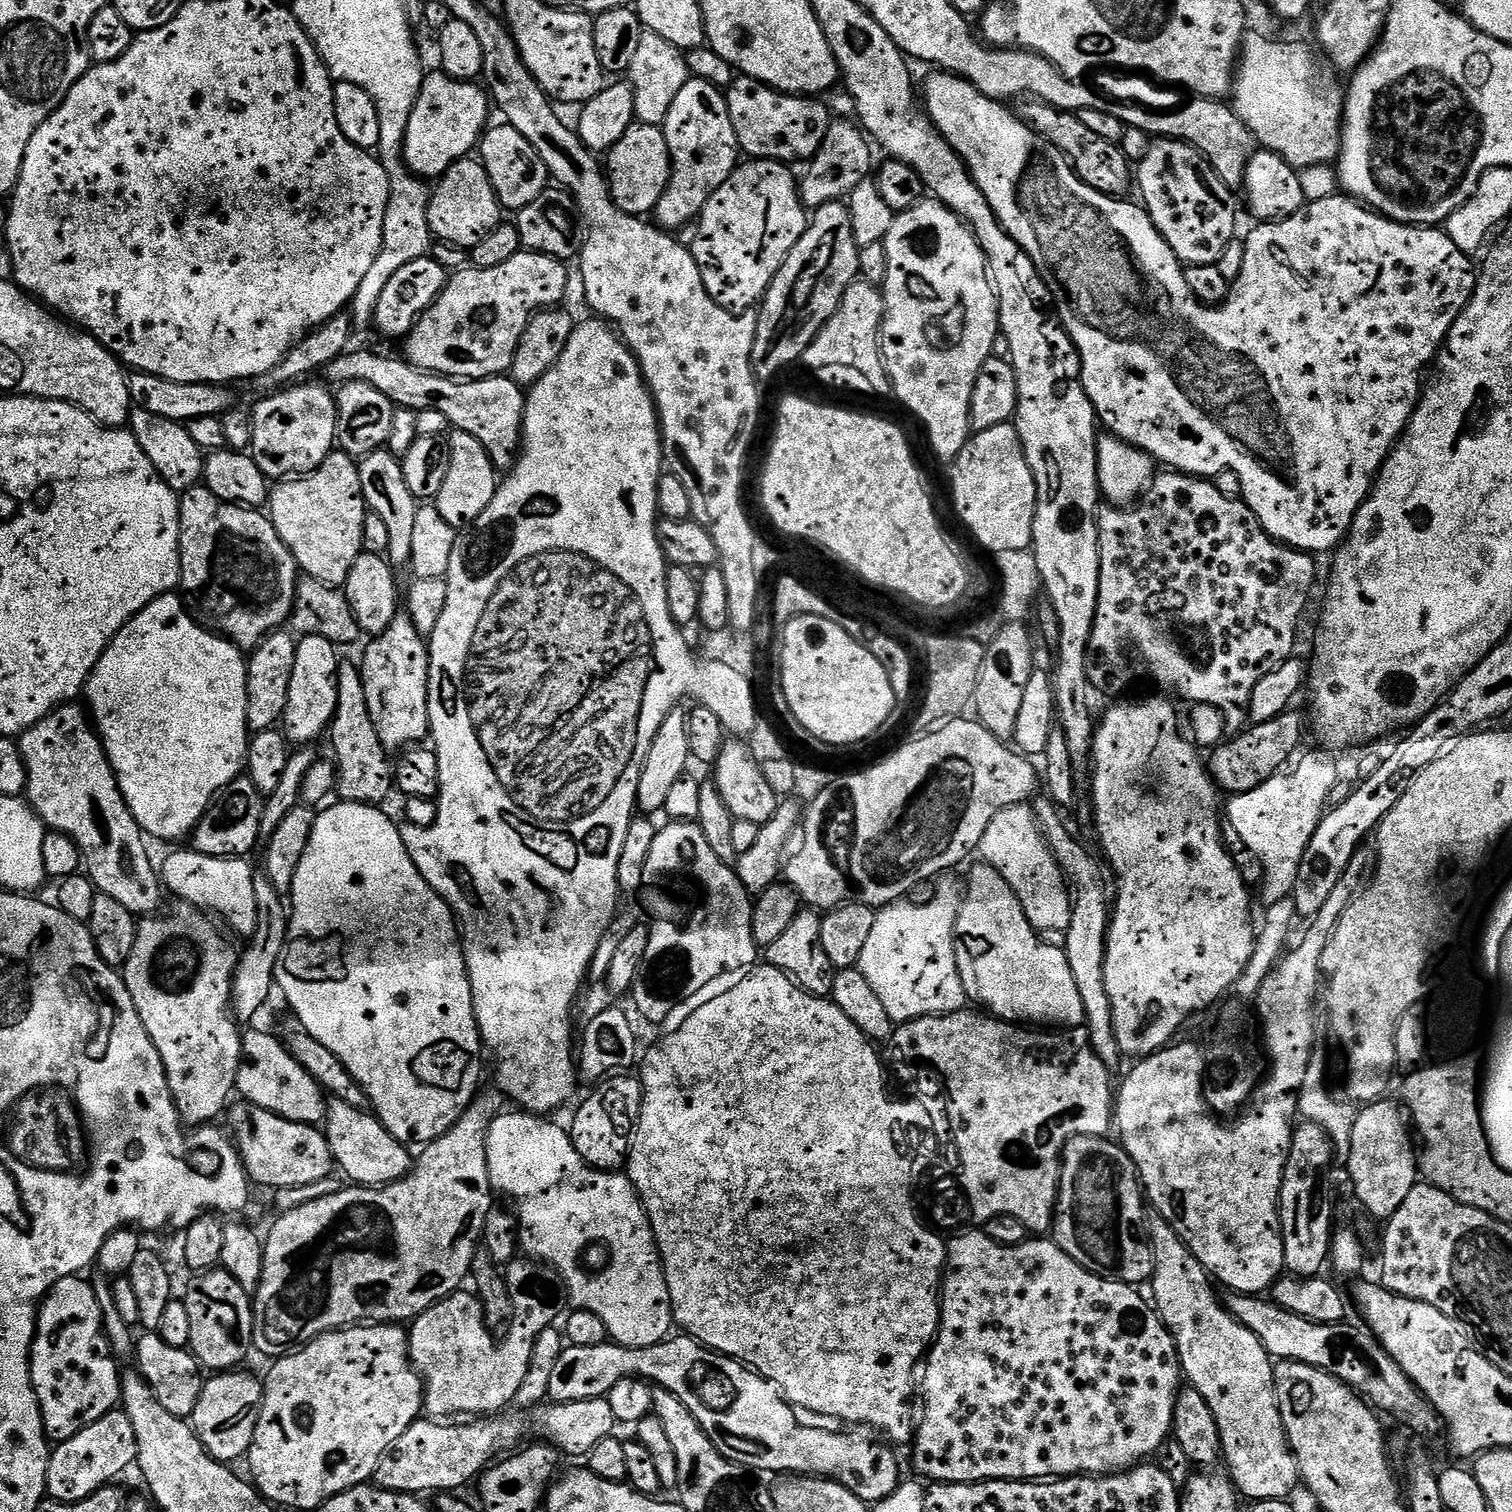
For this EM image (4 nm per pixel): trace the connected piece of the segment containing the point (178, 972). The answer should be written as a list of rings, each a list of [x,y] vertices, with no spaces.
[[[176,902],[176,905],[167,912],[161,911],[159,914],[148,914],[136,925],[136,937],[134,938],[134,950],[130,950],[130,958],[124,963],[122,975],[124,985],[130,990],[130,998],[134,1002],[134,1010],[138,1010],[138,1018],[142,1018],[142,1026],[146,1034],[154,1042],[158,1054],[162,1058],[164,1073],[168,1079],[168,1085],[172,1091],[172,1101],[176,1103],[176,1110],[180,1114],[180,1119],[188,1126],[208,1126],[216,1119],[225,1115],[230,1101],[236,1092],[236,1075],[240,1069],[240,1058],[242,1055],[242,1032],[234,1019],[232,1011],[232,979],[236,973],[236,962],[238,959],[238,948],[235,948],[222,933],[216,929],[217,921],[209,913],[195,908],[193,904]]]

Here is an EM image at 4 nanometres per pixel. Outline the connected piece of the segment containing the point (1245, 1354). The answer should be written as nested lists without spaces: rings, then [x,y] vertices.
[[[1158,1214],[1148,1217],[1148,1240],[1152,1244],[1154,1254],[1154,1270],[1150,1287],[1152,1287],[1151,1303],[1160,1319],[1164,1321],[1172,1337],[1176,1339],[1176,1352],[1180,1356],[1180,1371],[1183,1379],[1202,1398],[1206,1398],[1206,1406],[1214,1410],[1214,1418],[1218,1422],[1220,1440],[1224,1443],[1223,1459],[1228,1460],[1227,1471],[1241,1497],[1249,1496],[1249,1501],[1287,1500],[1289,1494],[1301,1483],[1300,1467],[1296,1464],[1292,1449],[1288,1447],[1288,1435],[1282,1422],[1280,1407],[1276,1401],[1276,1370],[1274,1361],[1268,1351],[1232,1317],[1227,1307],[1216,1297],[1211,1288],[1210,1277],[1194,1258],[1194,1254],[1182,1242],[1165,1220]]]

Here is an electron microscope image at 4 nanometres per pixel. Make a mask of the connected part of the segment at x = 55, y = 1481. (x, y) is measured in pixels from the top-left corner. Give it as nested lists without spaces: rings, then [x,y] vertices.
[[[113,1410],[98,1422],[86,1426],[78,1434],[74,1434],[68,1440],[61,1440],[51,1449],[48,1457],[48,1469],[46,1470],[46,1492],[51,1499],[61,1500],[67,1504],[73,1504],[79,1500],[90,1498],[100,1488],[107,1488],[113,1483],[115,1476],[120,1476],[128,1467],[136,1464],[136,1451],[138,1442],[134,1438],[134,1426],[130,1418],[123,1410]]]

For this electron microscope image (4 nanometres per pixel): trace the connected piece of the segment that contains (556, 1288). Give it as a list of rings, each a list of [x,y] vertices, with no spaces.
[[[517,1258],[507,1265],[506,1279],[512,1303],[512,1321],[499,1339],[486,1326],[484,1308],[471,1291],[457,1290],[411,1321],[408,1355],[412,1357],[412,1365],[424,1381],[424,1407],[429,1417],[460,1418],[465,1412],[468,1418],[484,1418],[507,1409],[518,1394],[522,1378],[526,1377],[538,1336],[561,1319],[560,1307],[566,1304],[564,1279],[550,1265],[531,1258]]]

